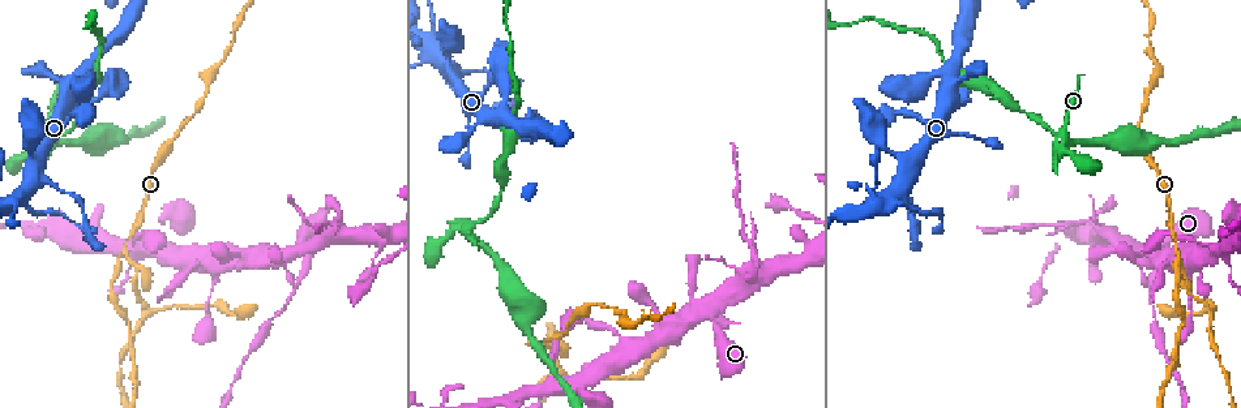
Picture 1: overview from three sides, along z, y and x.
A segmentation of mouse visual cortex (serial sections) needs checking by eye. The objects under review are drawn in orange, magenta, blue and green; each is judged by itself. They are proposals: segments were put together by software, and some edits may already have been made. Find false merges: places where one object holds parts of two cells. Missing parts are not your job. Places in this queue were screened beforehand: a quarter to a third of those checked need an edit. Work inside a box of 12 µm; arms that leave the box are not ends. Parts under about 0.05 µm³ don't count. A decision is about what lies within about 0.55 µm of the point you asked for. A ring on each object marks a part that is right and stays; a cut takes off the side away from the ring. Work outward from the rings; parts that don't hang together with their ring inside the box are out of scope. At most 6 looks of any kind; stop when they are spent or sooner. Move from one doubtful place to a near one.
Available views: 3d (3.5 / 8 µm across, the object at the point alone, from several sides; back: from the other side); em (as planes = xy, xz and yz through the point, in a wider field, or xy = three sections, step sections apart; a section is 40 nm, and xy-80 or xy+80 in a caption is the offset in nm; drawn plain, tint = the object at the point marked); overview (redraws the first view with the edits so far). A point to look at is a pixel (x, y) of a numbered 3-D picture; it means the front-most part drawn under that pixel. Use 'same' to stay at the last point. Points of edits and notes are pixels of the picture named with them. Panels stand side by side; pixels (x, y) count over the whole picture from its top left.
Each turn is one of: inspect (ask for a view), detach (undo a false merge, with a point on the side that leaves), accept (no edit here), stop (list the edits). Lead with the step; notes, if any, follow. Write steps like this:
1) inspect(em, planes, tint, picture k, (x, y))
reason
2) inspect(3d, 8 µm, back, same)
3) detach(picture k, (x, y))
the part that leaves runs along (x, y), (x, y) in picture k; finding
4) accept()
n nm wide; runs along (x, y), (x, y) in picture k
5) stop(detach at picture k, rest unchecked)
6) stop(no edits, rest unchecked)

inspect(3d, 8 µm, picture 1, (127, 254))
sudden change in width

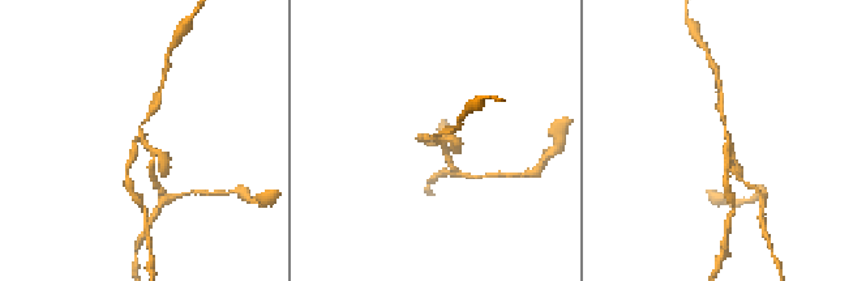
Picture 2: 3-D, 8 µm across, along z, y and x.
inspect(3d, 3.5 µm, picture 2, (725, 137))
zoom in

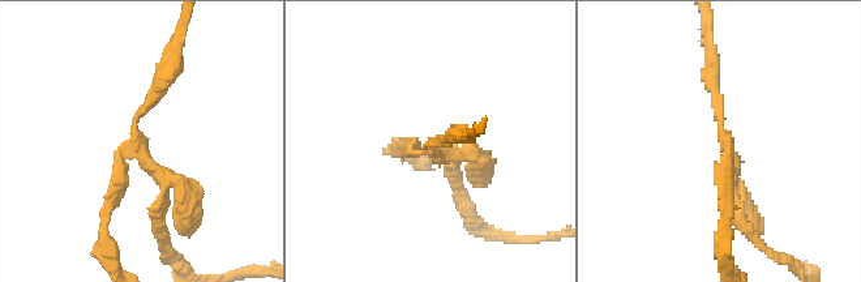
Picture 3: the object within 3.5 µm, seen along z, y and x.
inspect(em, xy, step 2, tint, picture 3, (136, 143))
now the EM

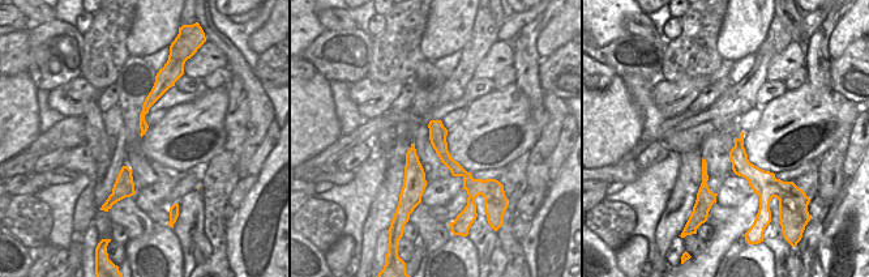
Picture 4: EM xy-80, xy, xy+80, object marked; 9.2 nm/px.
detach(picture 3, (111, 203))
3 arms; the part that leaves runs along (123, 152), (103, 216), (115, 272) in picture 3; two cells meet here

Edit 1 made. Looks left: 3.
inspect(overview)

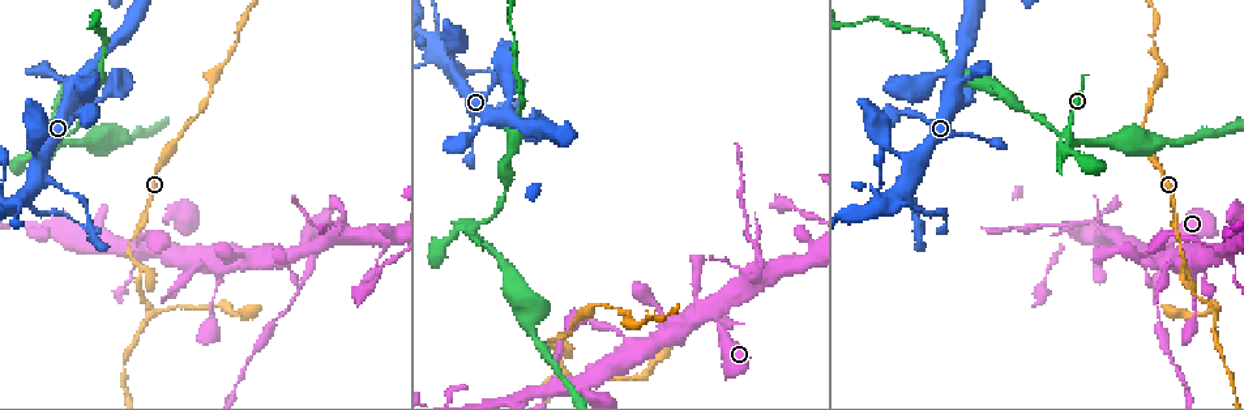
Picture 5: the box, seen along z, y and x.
inspect(em, xy, step 5, tint, picture 5, (1210, 307))
sharp bend

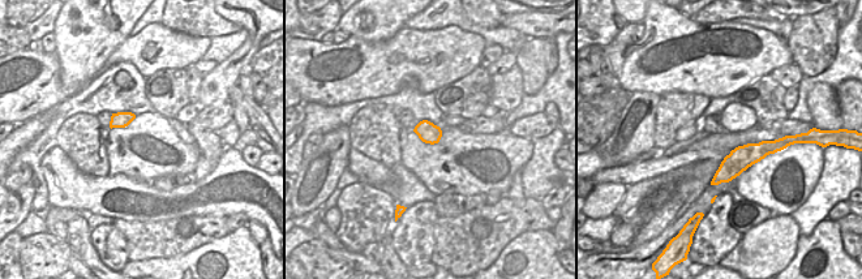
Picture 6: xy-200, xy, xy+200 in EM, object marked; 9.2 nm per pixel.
inspect(3d, 3.5 µm, back, same)

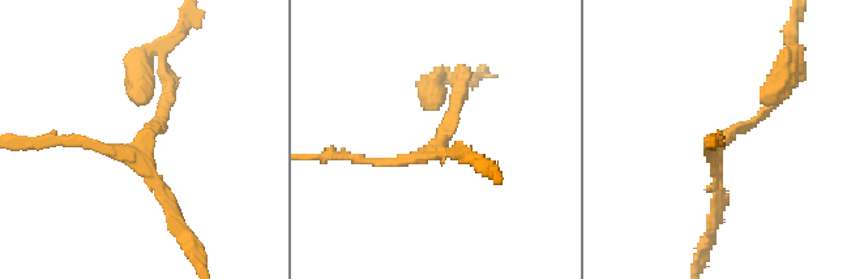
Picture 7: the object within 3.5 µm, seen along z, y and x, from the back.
accept()
arms of 150, 150, 150 nm; runs along (167, 89), (131, 149), (59, 141) in picture 7; continuous, no second cell

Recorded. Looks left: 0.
stop(detach at picture 3, rest unchecked)

